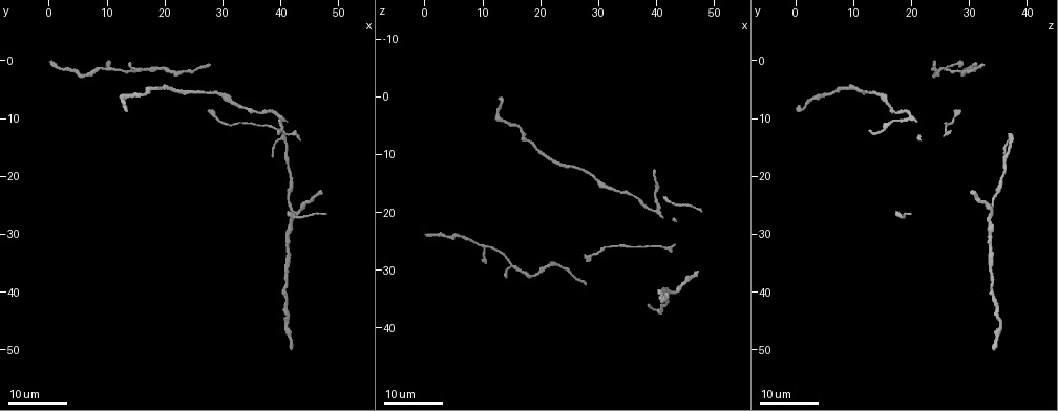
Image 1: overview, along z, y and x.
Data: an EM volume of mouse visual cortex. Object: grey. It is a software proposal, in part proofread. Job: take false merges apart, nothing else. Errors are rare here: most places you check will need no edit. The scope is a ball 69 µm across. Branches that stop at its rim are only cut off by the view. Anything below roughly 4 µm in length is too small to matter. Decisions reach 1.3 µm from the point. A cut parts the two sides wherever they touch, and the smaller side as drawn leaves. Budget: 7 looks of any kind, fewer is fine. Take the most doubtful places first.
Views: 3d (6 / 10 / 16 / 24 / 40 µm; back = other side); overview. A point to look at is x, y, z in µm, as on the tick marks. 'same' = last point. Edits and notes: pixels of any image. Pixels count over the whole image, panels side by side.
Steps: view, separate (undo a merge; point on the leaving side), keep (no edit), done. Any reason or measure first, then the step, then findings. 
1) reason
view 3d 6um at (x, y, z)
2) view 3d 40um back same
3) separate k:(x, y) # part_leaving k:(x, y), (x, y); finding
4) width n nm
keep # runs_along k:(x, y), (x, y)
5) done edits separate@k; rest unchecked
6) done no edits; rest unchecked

two arms in line, one across
view 3d 24um at (42.5, 27.0, 34.0)

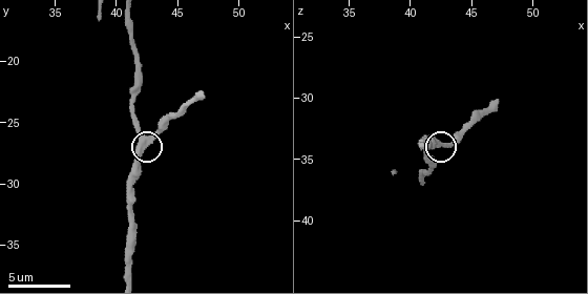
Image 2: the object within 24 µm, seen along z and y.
view 3d 6um at (42.6, 26.8, 33.6)

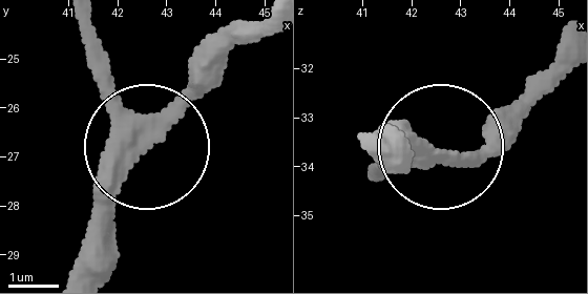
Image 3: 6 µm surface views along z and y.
side_arm 25 um; arms 3
keep # one neuron here

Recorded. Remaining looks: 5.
sudden change in width
view 3d 16um at (29.0, 9.5, 27.5)

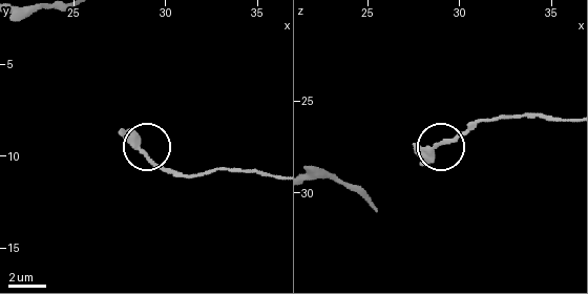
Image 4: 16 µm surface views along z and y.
view 3d 6um at (28.8, 9.8, 27.3)

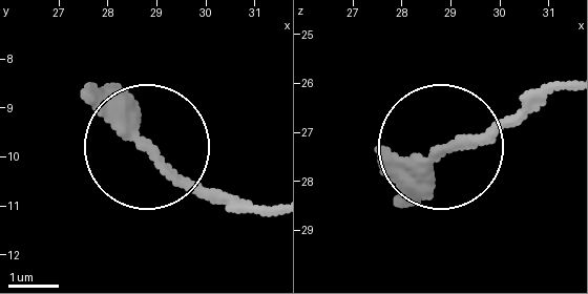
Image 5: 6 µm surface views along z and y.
width 260 nm
keep # one neuron here

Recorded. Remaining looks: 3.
view 3d 24um at (6.5, 2.5, 24.5)

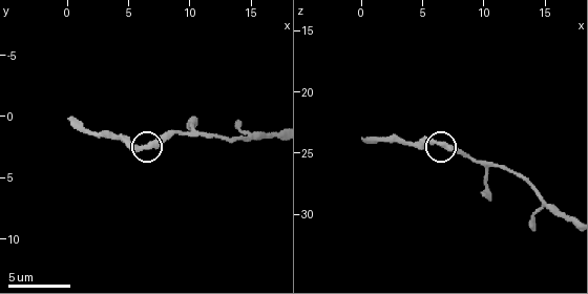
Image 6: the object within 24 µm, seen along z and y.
zoom in
view 3d 10um at (6.2, 2.6, 24.2)

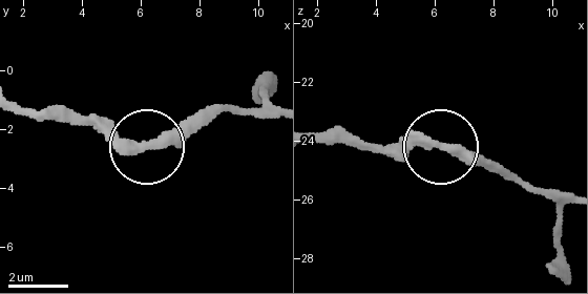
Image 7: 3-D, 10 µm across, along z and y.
view 3d 10um back at (6.1, 2.6, 24.1)

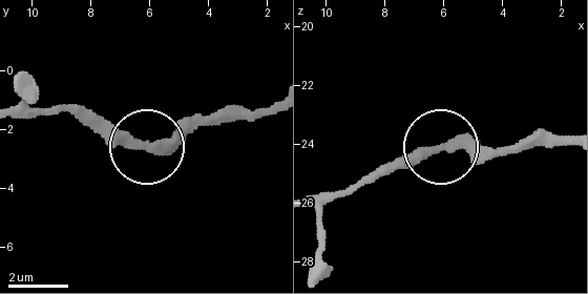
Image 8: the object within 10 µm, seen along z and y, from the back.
keep # runs_along 8:(311, 202), (341, 196), (446, 149), (512, 149); continuous, no second neuron

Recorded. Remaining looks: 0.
done no edits; rest unchecked

